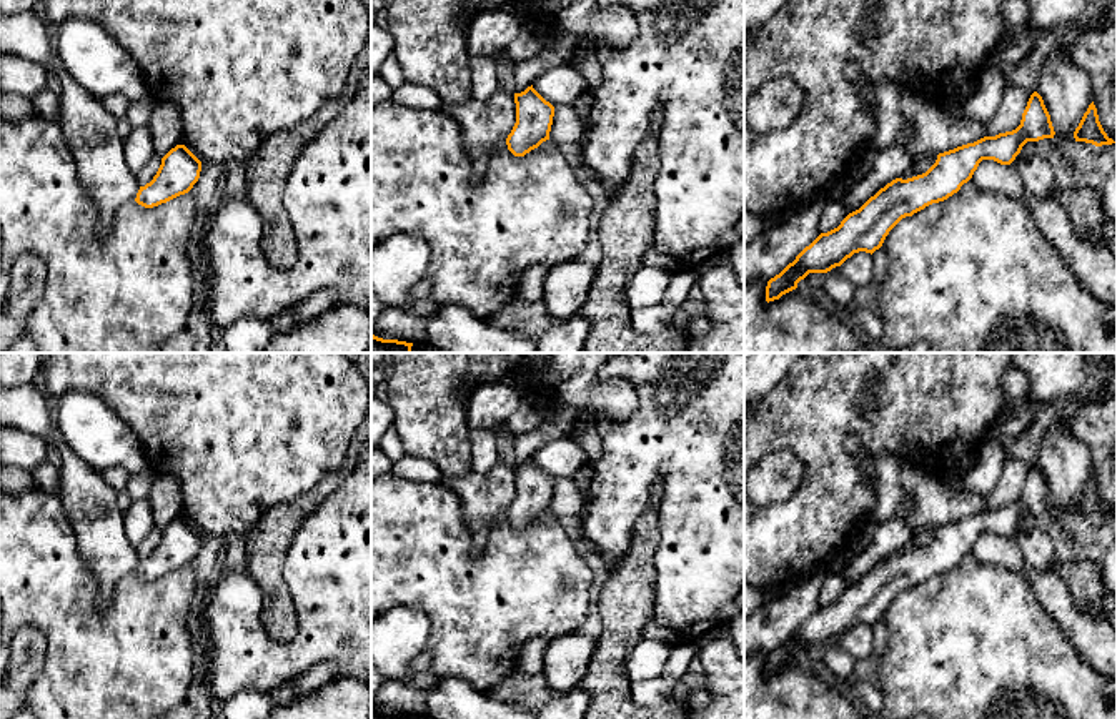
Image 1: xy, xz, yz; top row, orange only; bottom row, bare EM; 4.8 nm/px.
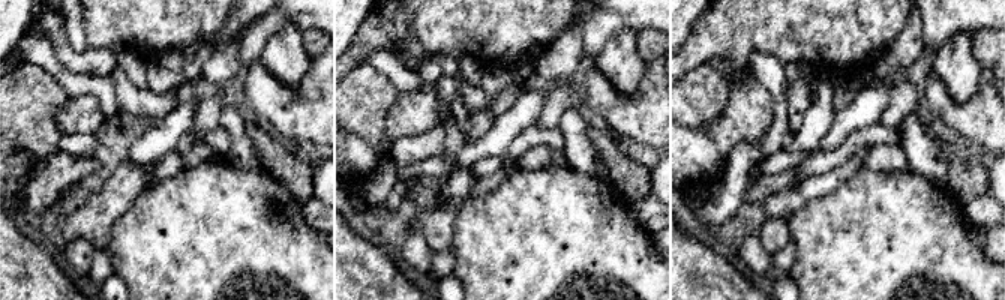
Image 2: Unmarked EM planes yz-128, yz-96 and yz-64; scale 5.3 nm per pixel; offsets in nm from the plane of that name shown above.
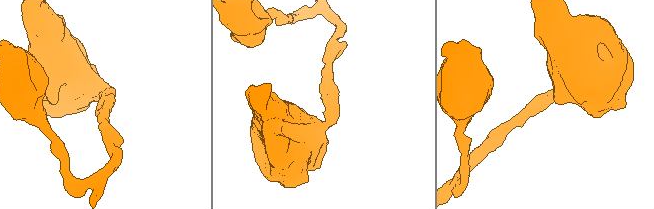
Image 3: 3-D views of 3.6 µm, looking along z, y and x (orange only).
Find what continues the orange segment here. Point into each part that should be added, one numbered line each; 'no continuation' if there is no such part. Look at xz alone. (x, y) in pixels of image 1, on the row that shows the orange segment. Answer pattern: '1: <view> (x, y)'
no continuation

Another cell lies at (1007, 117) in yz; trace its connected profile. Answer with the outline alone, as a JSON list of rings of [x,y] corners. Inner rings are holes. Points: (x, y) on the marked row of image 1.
[[[1007,87],[994,117],[985,123],[985,136],[1015,130],[1020,125],[1030,95],[1019,87]]]

